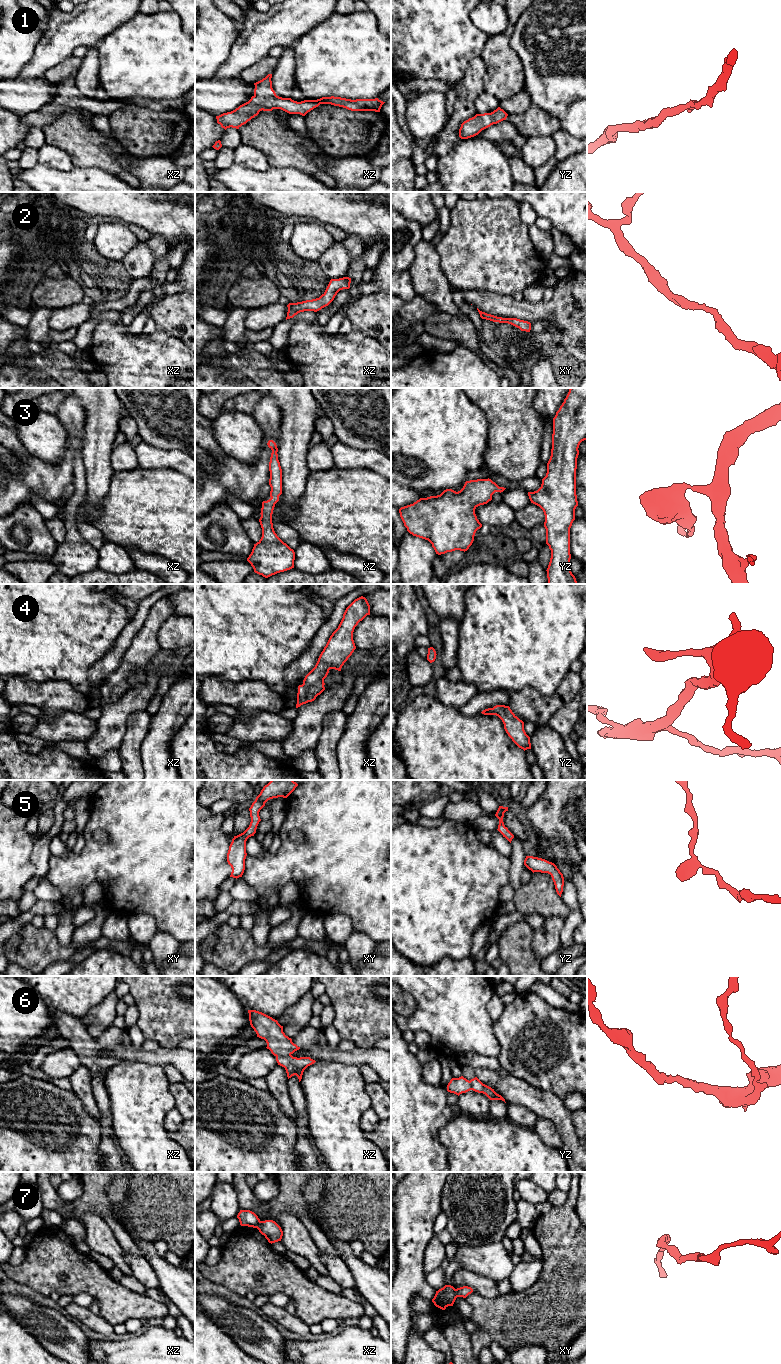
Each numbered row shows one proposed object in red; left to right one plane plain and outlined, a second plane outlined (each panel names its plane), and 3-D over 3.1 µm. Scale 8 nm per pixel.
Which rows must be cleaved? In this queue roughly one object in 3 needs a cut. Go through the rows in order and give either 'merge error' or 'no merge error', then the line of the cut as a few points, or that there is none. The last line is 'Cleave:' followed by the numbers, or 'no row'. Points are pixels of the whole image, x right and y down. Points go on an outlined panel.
1: no merge error; no cut
2: no merge error; no cut
3: no merge error; no cut
4: no merge error; no cut
5: no merge error; no cut
6: no merge error; no cut
7: merge error; cut in xy along (455, 1289), (457, 1296)
Cleave: 7

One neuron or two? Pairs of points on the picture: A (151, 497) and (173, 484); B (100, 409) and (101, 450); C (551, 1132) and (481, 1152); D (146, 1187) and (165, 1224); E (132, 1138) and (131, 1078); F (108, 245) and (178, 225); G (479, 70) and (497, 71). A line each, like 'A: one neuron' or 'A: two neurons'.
A: one neuron
B: one neuron
C: two neurons
D: one neuron
E: one neuron
F: two neurons
G: two neurons

